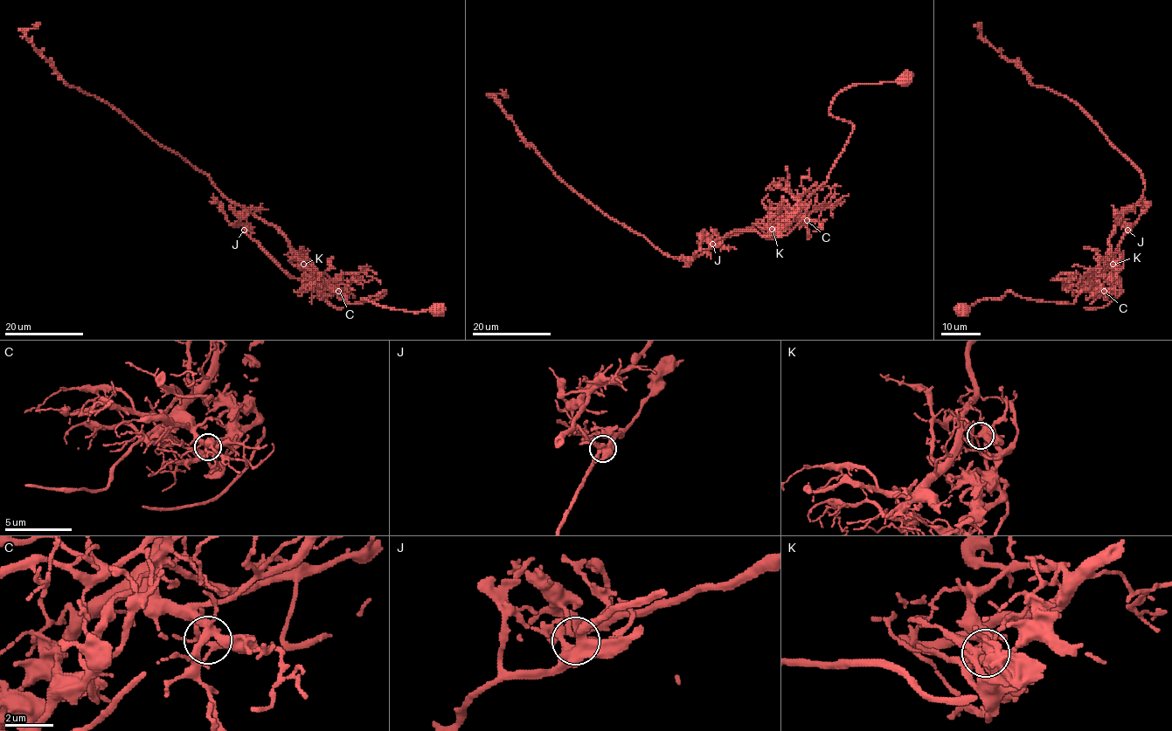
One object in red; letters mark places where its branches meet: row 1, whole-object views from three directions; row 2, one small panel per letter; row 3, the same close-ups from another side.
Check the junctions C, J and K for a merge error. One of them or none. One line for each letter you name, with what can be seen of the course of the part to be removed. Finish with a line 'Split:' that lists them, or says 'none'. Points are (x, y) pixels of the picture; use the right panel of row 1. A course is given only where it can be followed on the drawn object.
K: course (1113, 264), (1119, 280), (1115, 273), (1115, 251), (1123, 235), (1138, 221), (1144, 205), (1142, 194)
Split: K

